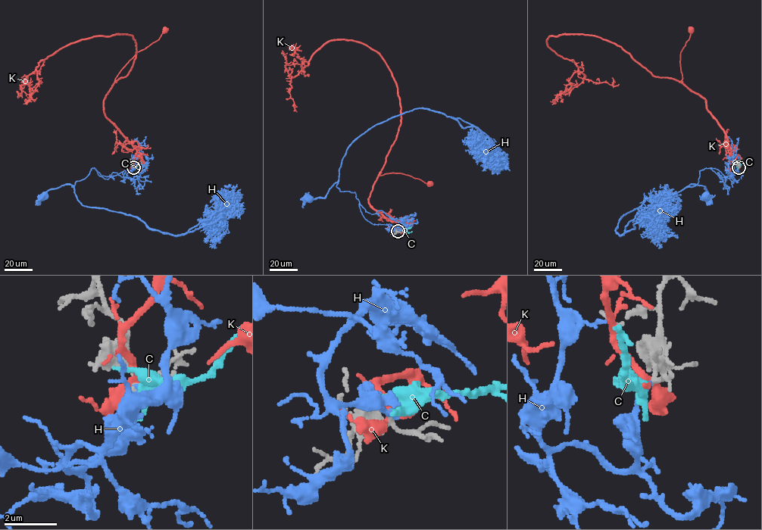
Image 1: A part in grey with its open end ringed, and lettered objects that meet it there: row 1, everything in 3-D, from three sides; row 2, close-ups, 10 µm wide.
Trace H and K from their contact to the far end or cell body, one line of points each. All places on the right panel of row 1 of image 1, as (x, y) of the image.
H: (738, 167), (732, 176), (715, 168), (699, 171), (698, 183), (688, 186), (704, 185), (707, 197)
K: (738, 166), (724, 129), (707, 108), (705, 100), (682, 82), (680, 52), (691, 29)

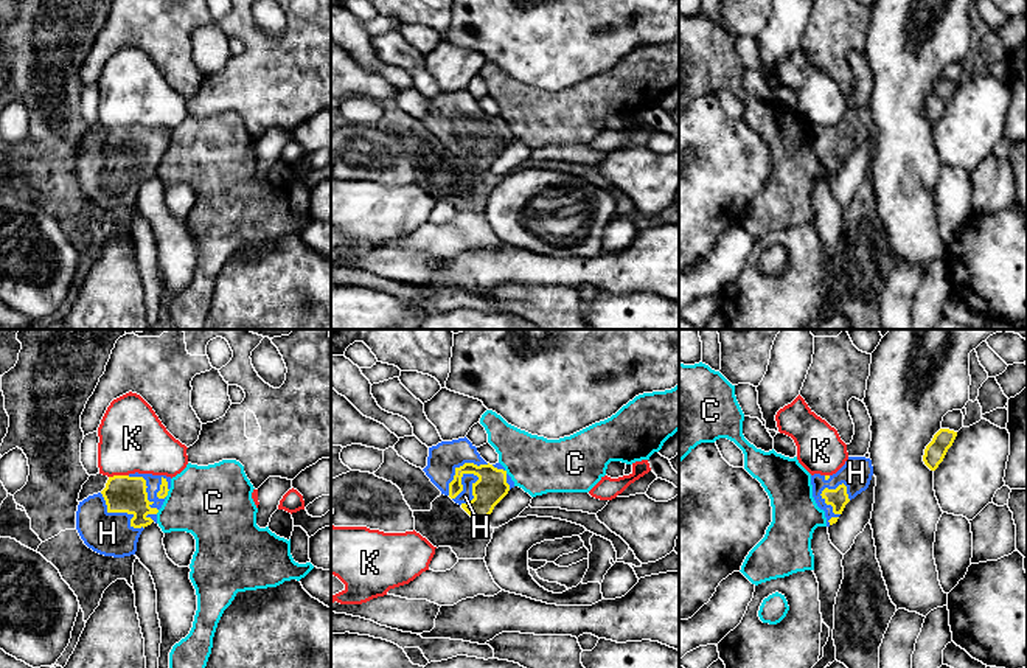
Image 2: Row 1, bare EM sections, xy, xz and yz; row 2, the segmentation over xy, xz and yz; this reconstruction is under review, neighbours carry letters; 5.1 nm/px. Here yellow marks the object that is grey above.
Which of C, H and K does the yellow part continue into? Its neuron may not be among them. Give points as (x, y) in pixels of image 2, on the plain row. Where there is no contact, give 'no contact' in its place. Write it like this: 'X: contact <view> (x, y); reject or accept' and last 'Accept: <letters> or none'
C: contact xy (167, 145); reject
H: contact yz (822, 149); accept
K: contact xy (118, 128); reject
Accept: H

